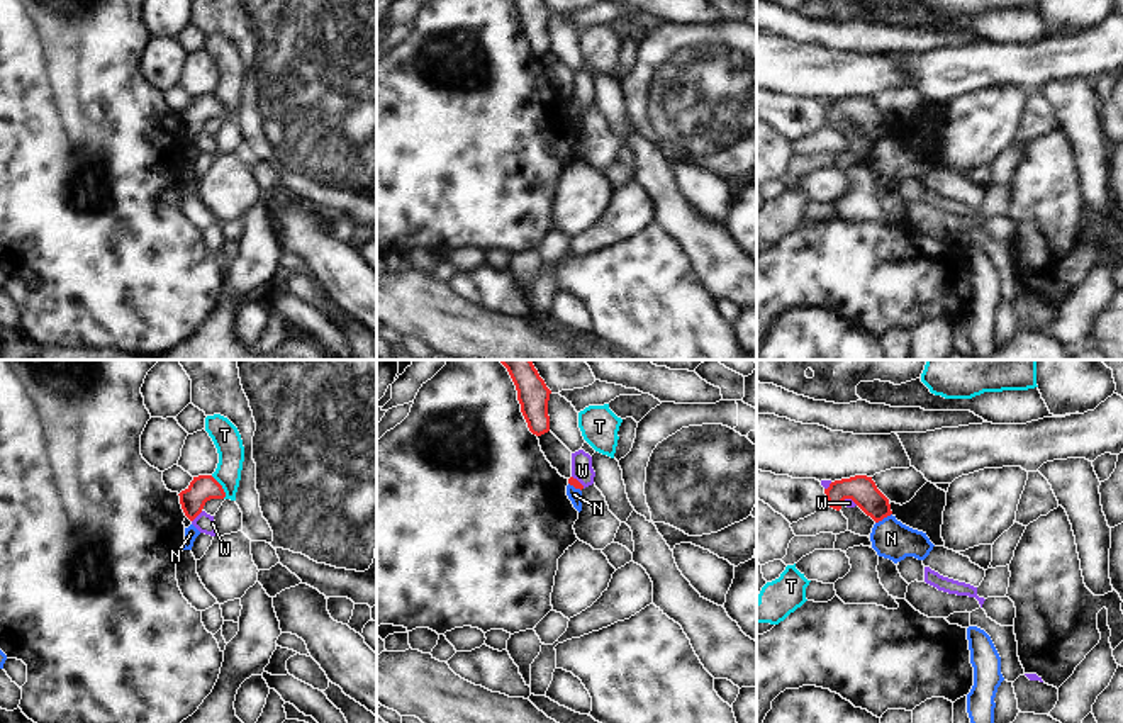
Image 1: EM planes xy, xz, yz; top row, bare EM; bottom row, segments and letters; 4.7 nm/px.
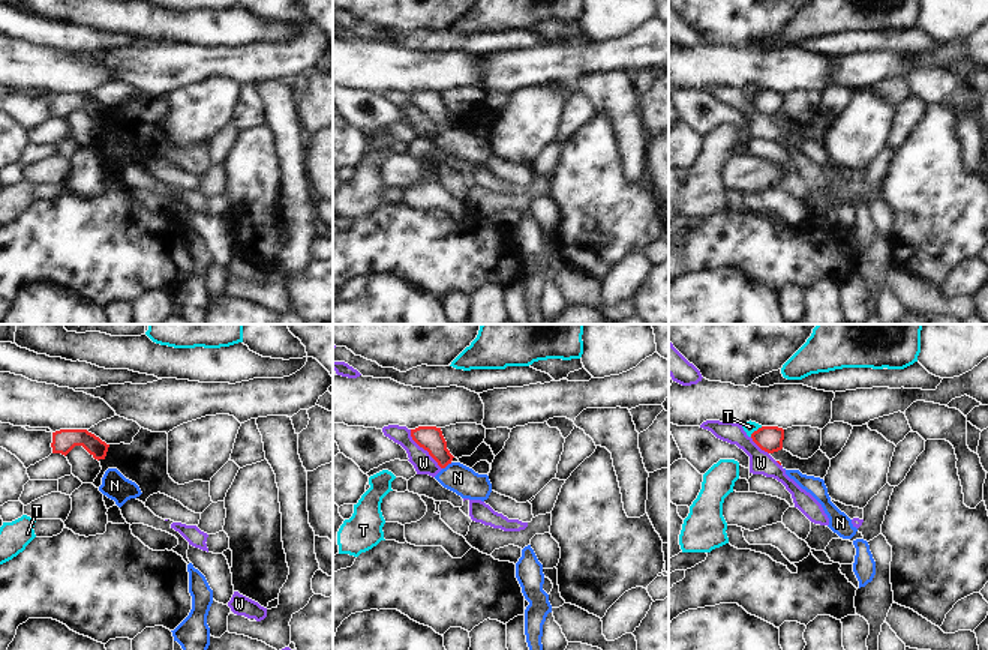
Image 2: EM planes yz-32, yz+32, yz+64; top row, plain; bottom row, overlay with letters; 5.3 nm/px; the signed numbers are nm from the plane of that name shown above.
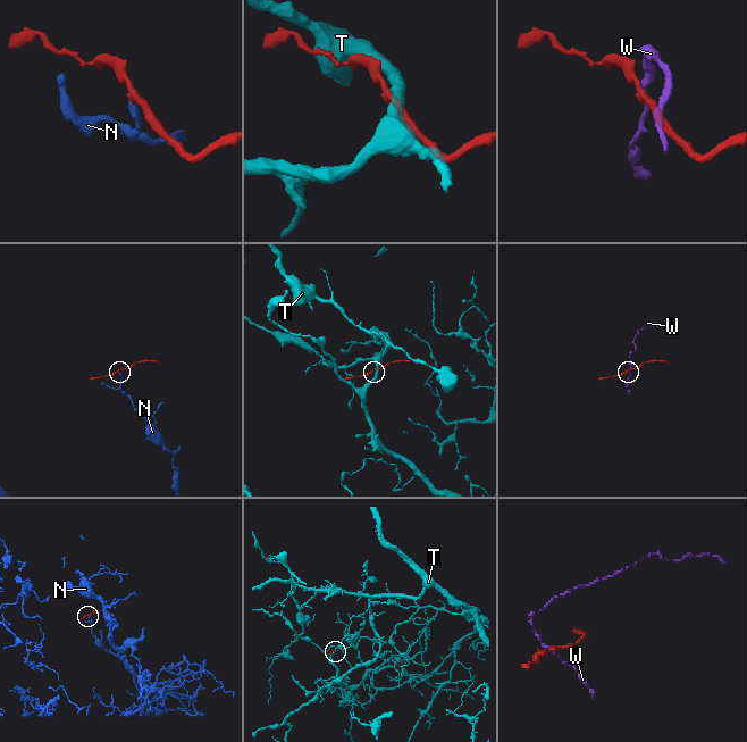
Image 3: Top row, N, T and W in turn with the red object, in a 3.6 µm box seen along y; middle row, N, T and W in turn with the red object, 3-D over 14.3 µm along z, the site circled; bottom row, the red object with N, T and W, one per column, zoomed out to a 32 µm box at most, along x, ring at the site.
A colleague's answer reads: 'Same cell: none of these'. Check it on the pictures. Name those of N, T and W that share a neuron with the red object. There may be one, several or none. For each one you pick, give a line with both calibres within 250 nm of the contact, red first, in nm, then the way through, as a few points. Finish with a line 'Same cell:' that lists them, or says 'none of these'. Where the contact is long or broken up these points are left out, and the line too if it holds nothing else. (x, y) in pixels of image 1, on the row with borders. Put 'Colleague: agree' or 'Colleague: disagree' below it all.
Same cell: none of these.
Colleague: agree

